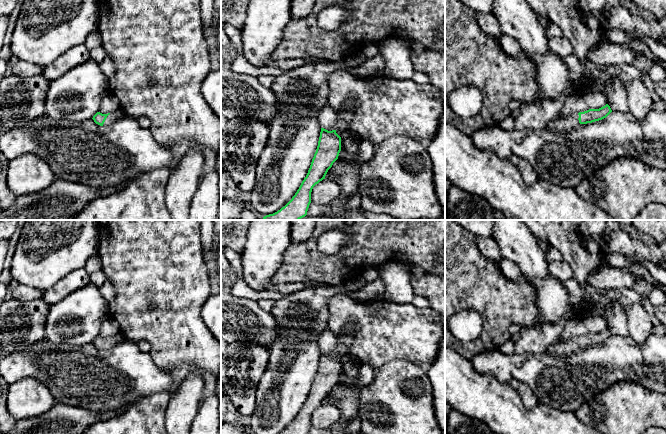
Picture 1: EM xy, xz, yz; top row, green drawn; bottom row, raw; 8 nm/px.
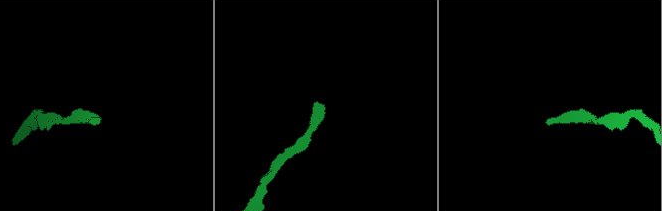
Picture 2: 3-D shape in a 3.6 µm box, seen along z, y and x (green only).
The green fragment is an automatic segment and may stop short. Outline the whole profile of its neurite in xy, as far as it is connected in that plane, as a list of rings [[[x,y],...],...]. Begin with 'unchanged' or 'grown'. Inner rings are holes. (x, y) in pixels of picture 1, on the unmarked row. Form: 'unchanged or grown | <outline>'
grown | [[[122,334],[114,335],[108,338],[97,336],[92,343],[100,350],[111,350],[115,346],[119,345],[123,340],[124,336]]]

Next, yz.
grown | [[[606,328],[599,333],[589,333],[584,336],[573,337],[563,342],[553,342],[548,346],[547,352],[555,355],[570,354],[579,348],[587,348],[606,342],[612,336]]]

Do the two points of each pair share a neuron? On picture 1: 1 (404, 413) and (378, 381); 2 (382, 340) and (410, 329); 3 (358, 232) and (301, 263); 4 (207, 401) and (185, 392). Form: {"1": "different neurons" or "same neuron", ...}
{"1": "same neuron", "2": "same neuron", "3": "same neuron", "4": "different neurons"}

